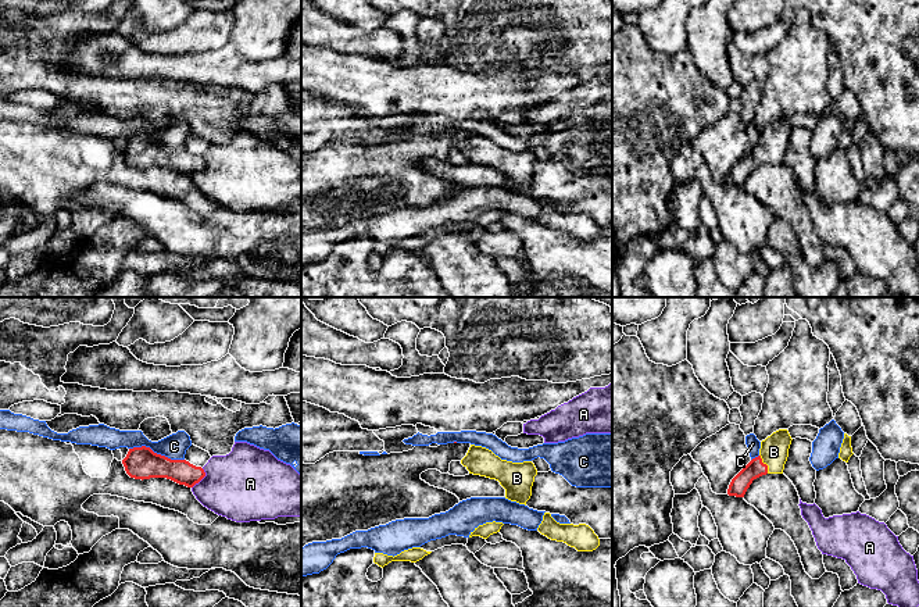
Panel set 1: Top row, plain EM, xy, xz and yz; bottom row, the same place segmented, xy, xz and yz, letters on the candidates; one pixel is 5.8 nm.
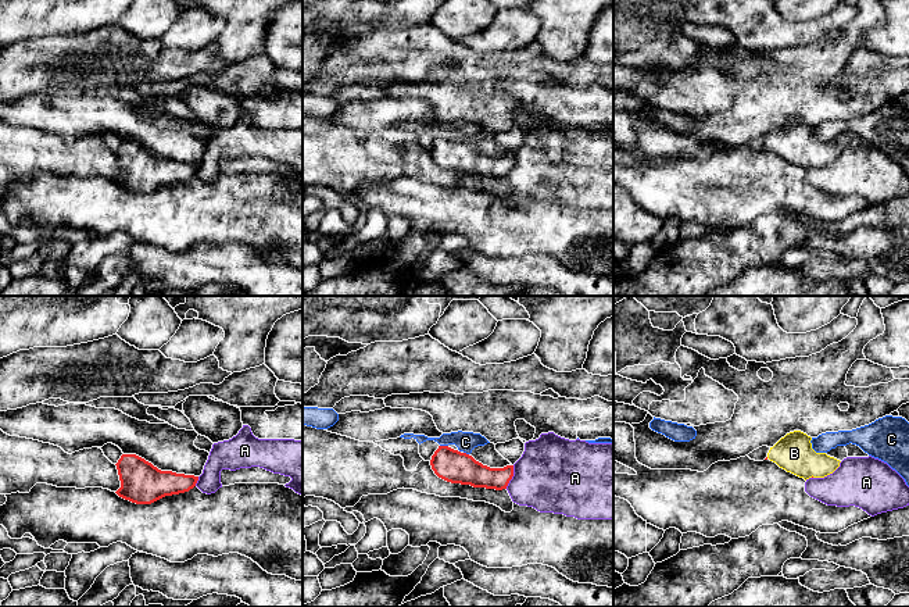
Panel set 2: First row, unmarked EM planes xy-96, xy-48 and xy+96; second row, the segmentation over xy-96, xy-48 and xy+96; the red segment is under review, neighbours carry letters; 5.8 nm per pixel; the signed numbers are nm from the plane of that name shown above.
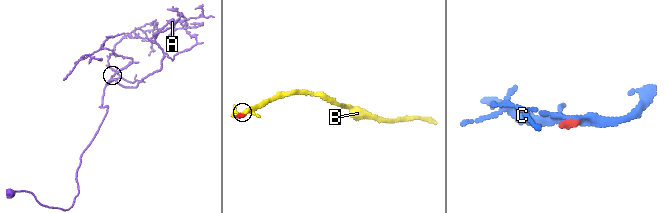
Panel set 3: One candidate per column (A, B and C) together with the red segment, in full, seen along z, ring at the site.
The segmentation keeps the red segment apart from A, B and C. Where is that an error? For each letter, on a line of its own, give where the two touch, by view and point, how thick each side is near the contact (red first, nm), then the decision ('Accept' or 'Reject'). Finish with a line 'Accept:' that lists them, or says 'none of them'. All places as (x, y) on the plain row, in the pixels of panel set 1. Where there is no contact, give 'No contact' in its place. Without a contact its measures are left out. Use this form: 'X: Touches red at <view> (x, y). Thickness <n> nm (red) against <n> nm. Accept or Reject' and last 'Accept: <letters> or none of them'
A: Touches red at xy (201, 167). Thickness 140 nm (red) against 400 nm. Reject
B: Touches red at yz (765, 153). Thickness 110 nm (red) against 160 nm. Accept
C: Touches red at xy (156, 142). Thickness 190 nm (red) against 140 nm. Reject
Accept: B

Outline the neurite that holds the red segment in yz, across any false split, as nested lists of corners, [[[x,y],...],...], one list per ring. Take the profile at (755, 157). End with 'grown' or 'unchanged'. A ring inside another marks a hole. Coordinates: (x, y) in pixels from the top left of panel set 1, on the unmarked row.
[[[779,118],[762,129],[759,144],[732,168],[727,183],[744,186],[754,168],[766,163],[783,163],[791,129],[787,118]]] | grown

